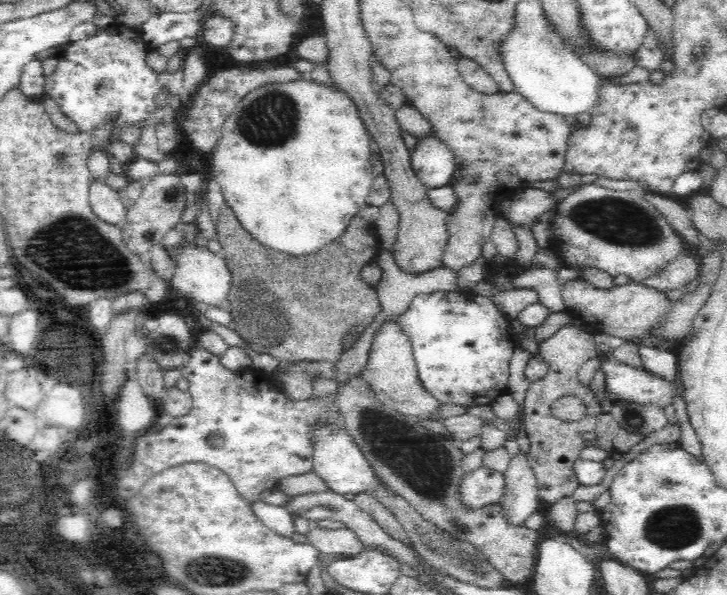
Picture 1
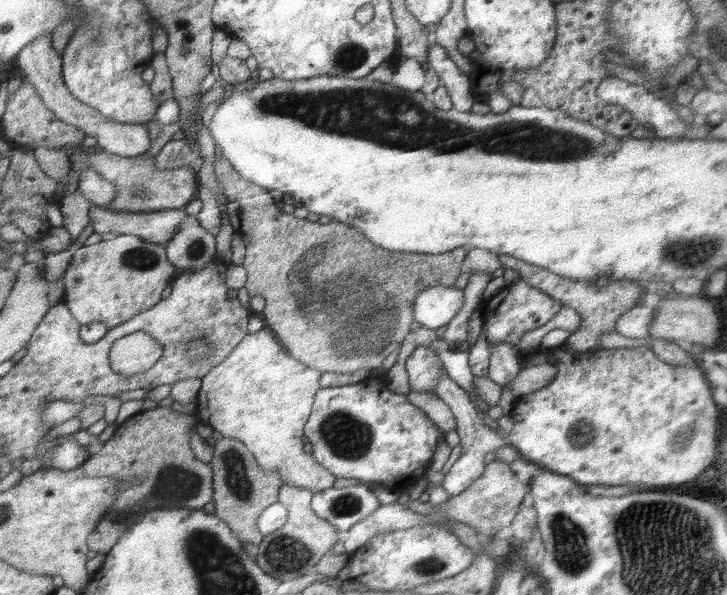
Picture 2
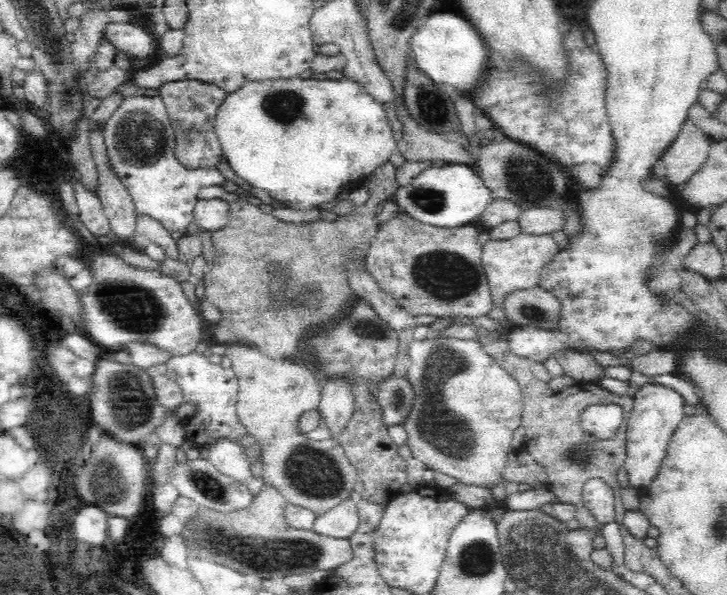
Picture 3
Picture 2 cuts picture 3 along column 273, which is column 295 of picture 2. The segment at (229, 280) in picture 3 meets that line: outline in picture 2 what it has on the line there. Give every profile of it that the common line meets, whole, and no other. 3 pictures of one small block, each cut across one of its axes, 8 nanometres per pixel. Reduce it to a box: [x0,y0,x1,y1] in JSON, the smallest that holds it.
[213,156,471,374]

